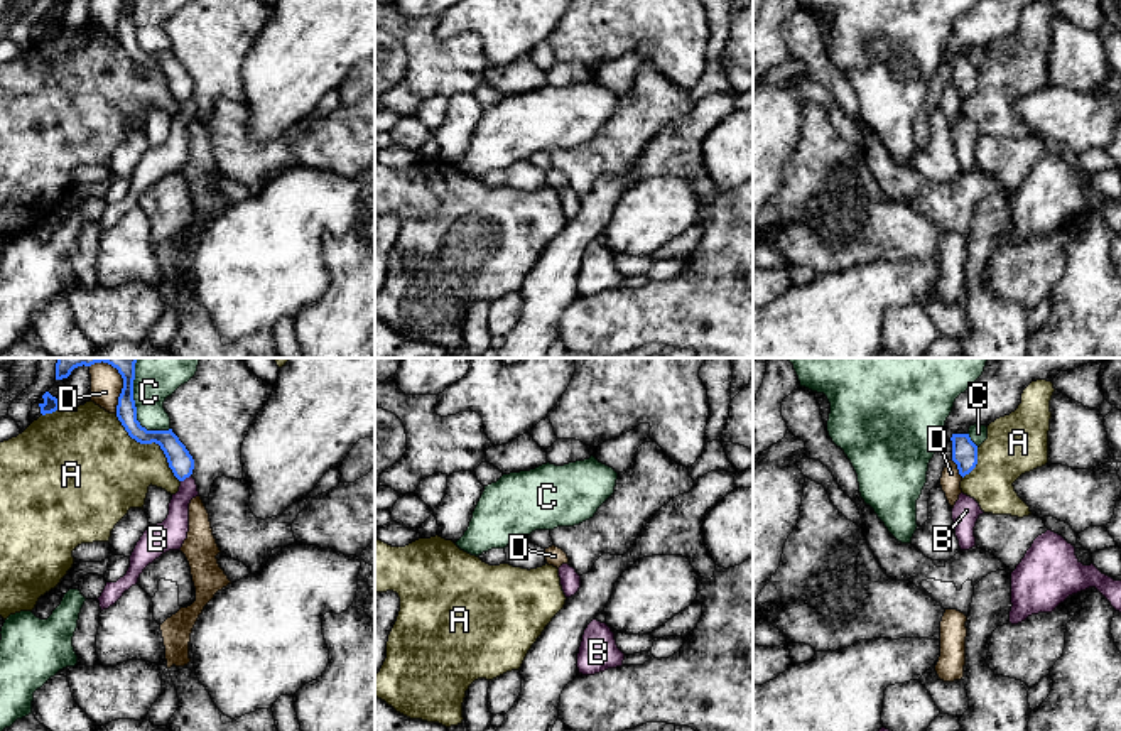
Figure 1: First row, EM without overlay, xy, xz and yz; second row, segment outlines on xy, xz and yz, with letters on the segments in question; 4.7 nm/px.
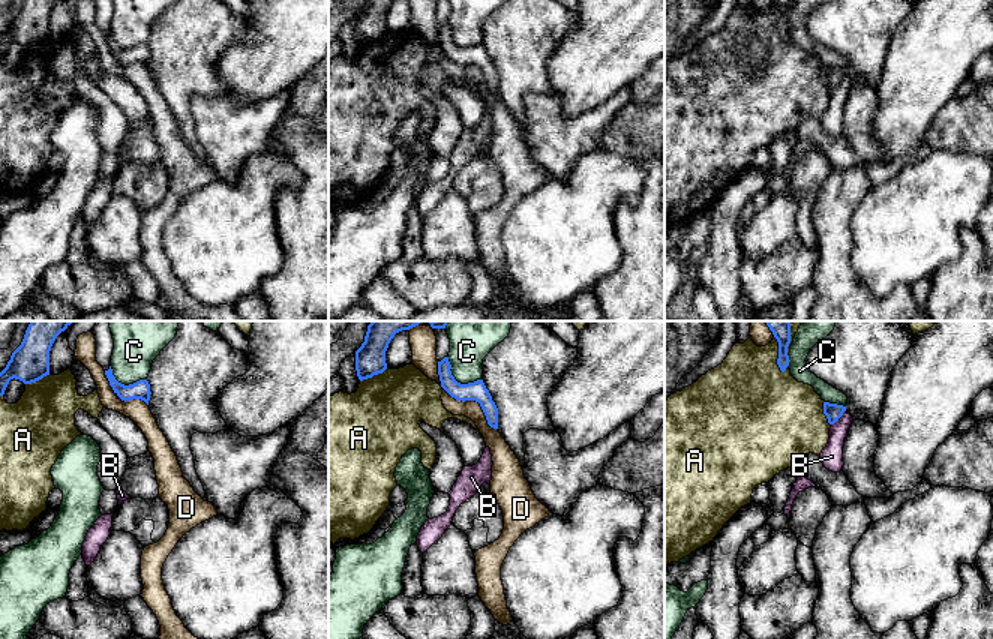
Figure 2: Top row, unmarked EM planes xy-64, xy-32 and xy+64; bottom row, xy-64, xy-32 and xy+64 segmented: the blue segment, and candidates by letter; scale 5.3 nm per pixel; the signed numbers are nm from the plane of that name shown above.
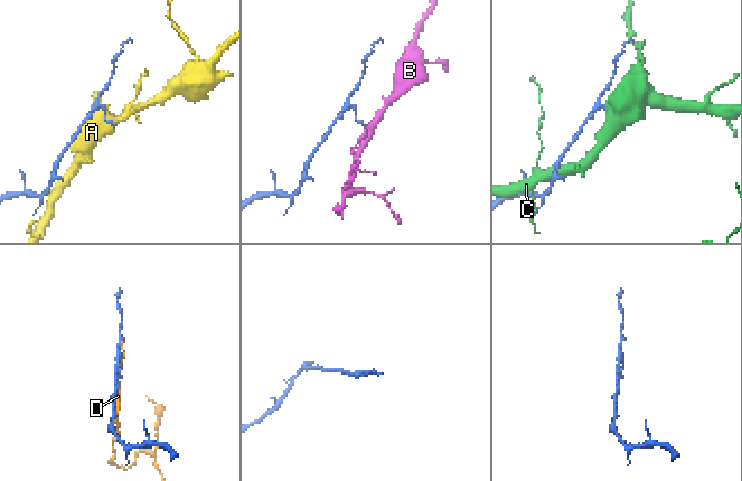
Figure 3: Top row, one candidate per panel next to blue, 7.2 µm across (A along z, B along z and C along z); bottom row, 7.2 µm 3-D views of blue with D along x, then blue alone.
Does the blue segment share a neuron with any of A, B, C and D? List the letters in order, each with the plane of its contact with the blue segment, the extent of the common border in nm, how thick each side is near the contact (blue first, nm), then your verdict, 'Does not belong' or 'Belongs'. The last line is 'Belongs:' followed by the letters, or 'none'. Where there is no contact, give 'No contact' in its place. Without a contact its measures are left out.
A: Touches blue in xy. Shared border 440 nm. Thickness 120 nm (blue) against 380 nm. Does not belong
B: Touches blue in xy. Shared border 60 nm. Thickness 120 nm (blue) against 130 nm. Does not belong
C: Touches blue in xy. Shared border 300 nm. Thickness 100 nm (blue) against 160 nm. Does not belong
D: Touches blue in xy. Shared border 170 nm. Thickness 100 nm (blue) against 140 nm. Does not belong
Belongs: none

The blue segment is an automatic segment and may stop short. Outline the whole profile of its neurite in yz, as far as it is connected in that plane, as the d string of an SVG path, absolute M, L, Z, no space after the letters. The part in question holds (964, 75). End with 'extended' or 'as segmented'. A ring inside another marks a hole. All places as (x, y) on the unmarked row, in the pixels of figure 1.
M952 56L952 83L957 86L959 96L964 100L977 86L977 68L969 56Z; as segmented

